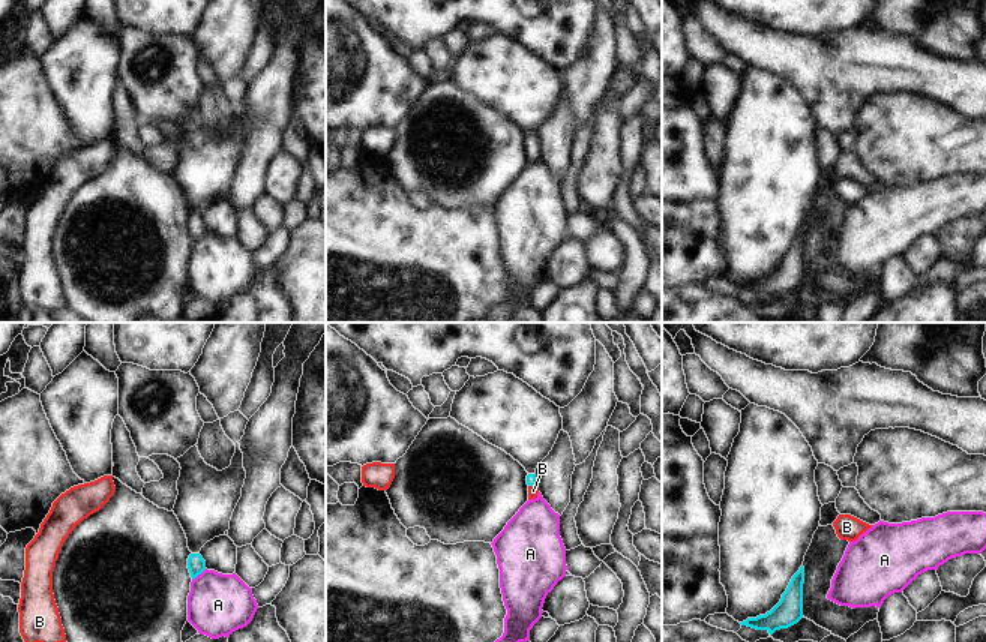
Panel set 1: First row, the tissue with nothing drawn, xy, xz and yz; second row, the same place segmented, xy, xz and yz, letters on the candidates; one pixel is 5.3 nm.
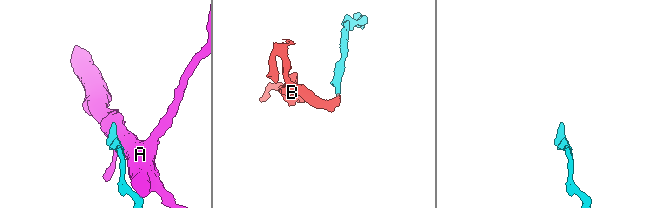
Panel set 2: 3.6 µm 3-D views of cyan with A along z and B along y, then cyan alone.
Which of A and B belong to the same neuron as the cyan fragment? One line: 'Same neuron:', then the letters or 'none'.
Same neuron: B

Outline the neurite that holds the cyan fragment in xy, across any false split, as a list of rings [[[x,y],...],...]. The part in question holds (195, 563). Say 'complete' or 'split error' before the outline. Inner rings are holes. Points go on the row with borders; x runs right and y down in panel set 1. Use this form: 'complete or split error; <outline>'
complete; [[[191,554],[188,558],[188,568],[191,578],[195,579],[198,574],[201,574],[206,570],[206,561],[200,554]]]

